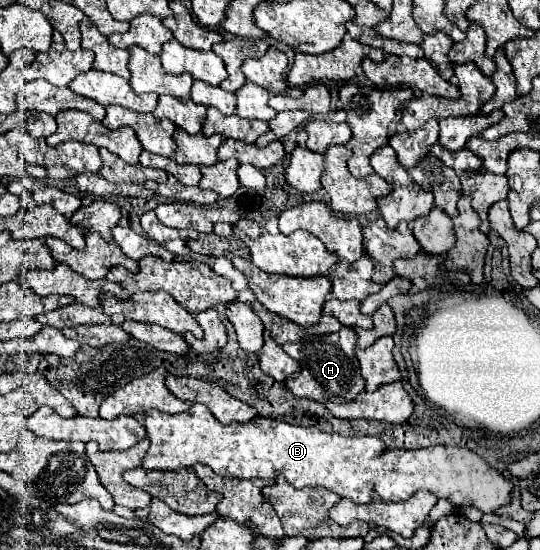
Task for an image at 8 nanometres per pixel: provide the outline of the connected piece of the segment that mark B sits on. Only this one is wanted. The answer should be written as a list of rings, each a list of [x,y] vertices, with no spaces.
[[[196,403],[184,413],[168,415],[160,411],[148,411],[146,413],[146,435],[150,439],[150,449],[146,457],[142,459],[142,469],[146,471],[174,471],[180,467],[192,467],[196,463],[208,465],[212,471],[218,475],[226,477],[240,477],[240,479],[252,479],[252,477],[264,477],[264,479],[274,479],[274,477],[284,477],[292,487],[324,487],[342,499],[350,499],[352,503],[364,505],[368,501],[392,501],[398,503],[398,499],[406,501],[410,499],[416,491],[424,489],[434,493],[438,499],[448,499],[456,507],[476,507],[482,513],[494,513],[498,507],[510,503],[510,491],[512,483],[504,479],[496,469],[492,469],[482,457],[468,449],[460,447],[426,447],[426,449],[388,449],[380,439],[374,437],[342,437],[336,433],[324,433],[318,431],[316,427],[300,427],[300,425],[290,425],[284,421],[276,419],[264,419],[256,417],[250,423],[232,423],[232,425],[222,425],[206,405]]]

